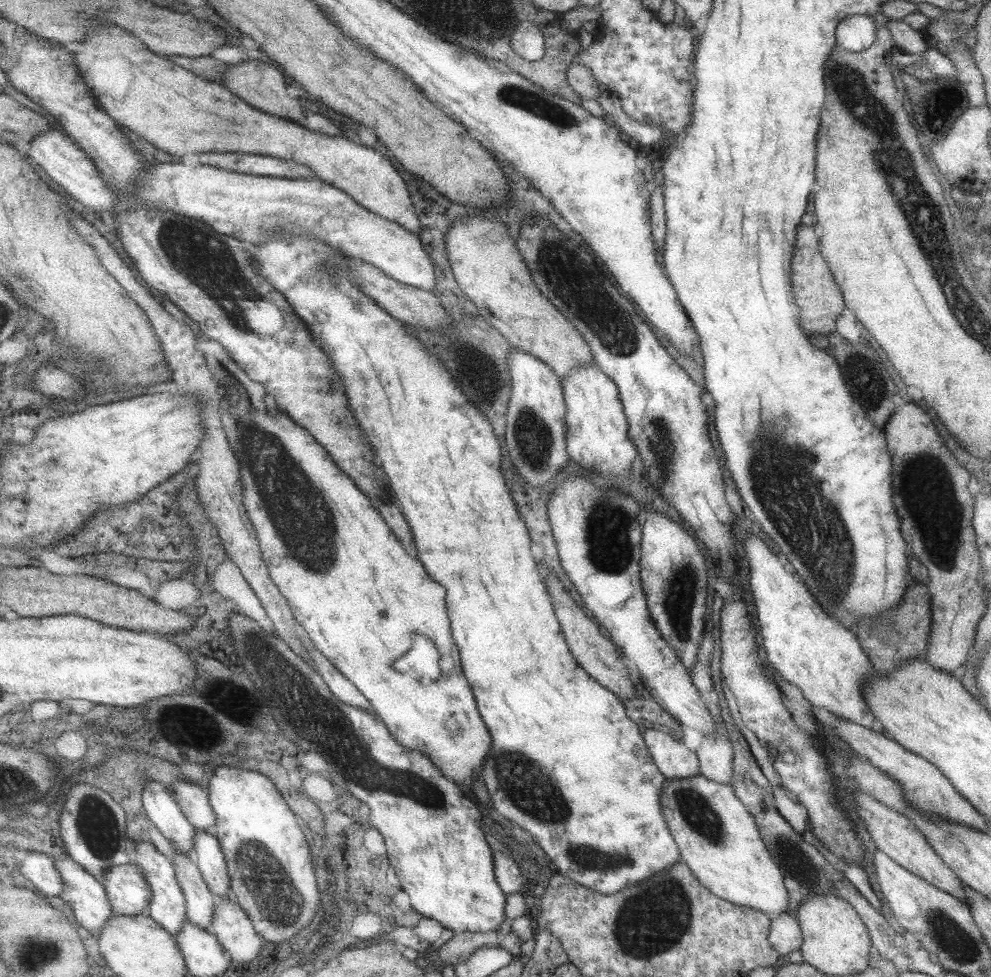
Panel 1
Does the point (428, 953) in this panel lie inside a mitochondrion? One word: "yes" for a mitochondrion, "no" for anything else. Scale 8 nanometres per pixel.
no

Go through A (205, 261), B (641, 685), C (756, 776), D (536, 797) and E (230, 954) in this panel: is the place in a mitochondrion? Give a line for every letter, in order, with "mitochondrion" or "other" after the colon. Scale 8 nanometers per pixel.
A: mitochondrion
B: other
C: other
D: mitochondrion
E: other

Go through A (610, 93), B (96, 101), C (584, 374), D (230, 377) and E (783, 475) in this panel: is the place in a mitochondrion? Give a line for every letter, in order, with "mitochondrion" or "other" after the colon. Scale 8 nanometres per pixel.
A: other
B: other
C: other
D: other
E: mitochondrion

